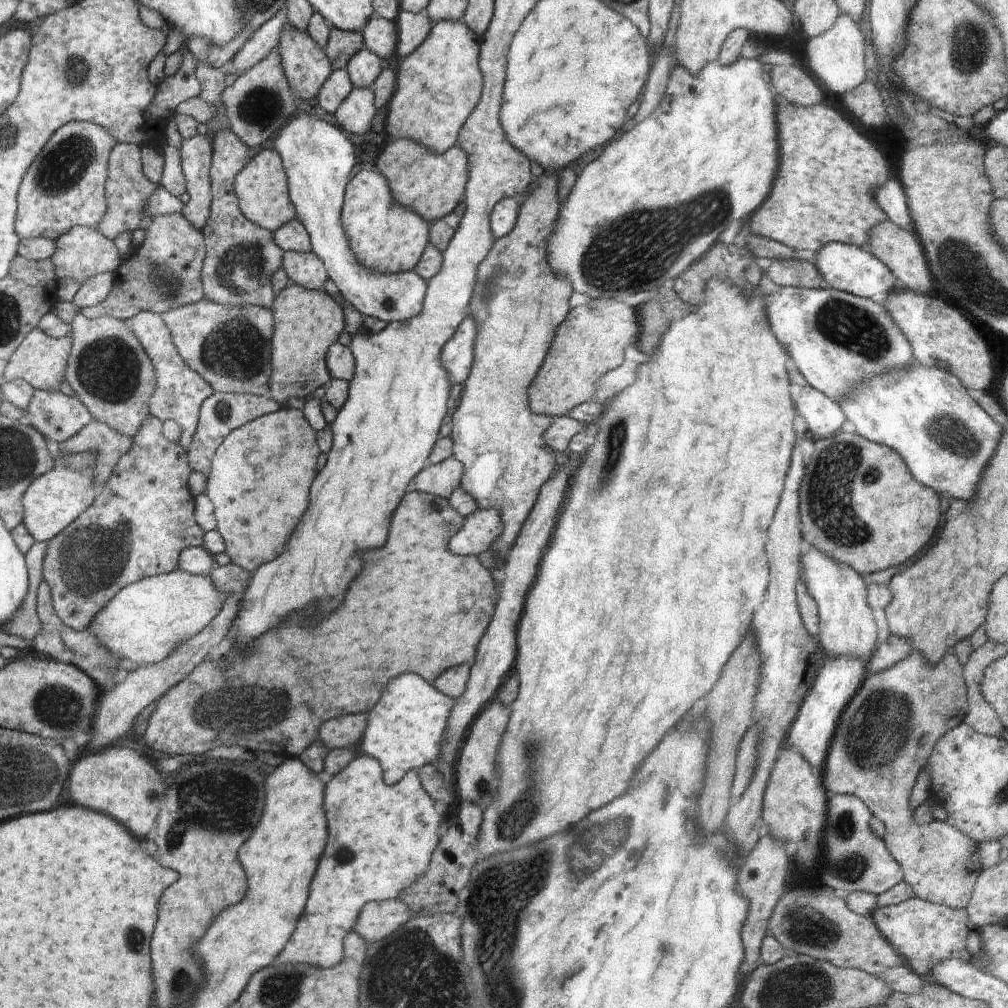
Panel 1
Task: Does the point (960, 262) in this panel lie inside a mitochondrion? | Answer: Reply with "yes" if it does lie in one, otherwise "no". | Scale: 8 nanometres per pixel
yes

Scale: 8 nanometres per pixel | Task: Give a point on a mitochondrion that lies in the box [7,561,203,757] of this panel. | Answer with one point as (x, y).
(60, 708)

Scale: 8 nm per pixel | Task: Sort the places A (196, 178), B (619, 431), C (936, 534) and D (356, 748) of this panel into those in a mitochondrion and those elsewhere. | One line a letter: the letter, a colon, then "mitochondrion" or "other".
A: other
B: mitochondrion
C: other
D: other

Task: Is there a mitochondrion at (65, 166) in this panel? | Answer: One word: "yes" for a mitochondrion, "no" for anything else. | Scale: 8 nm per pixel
yes

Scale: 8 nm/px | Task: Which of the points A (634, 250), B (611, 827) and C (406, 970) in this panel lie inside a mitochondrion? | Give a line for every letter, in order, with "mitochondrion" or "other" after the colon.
A: mitochondrion
B: mitochondrion
C: mitochondrion

